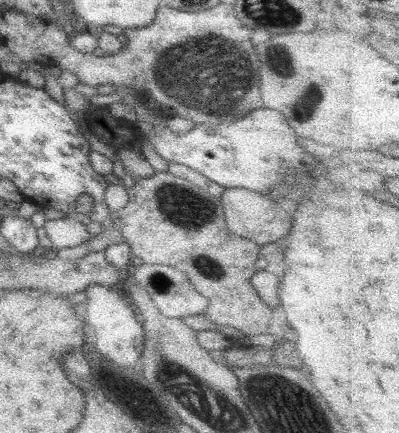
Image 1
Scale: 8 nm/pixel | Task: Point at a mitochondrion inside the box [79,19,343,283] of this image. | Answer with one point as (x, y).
(203, 70)

